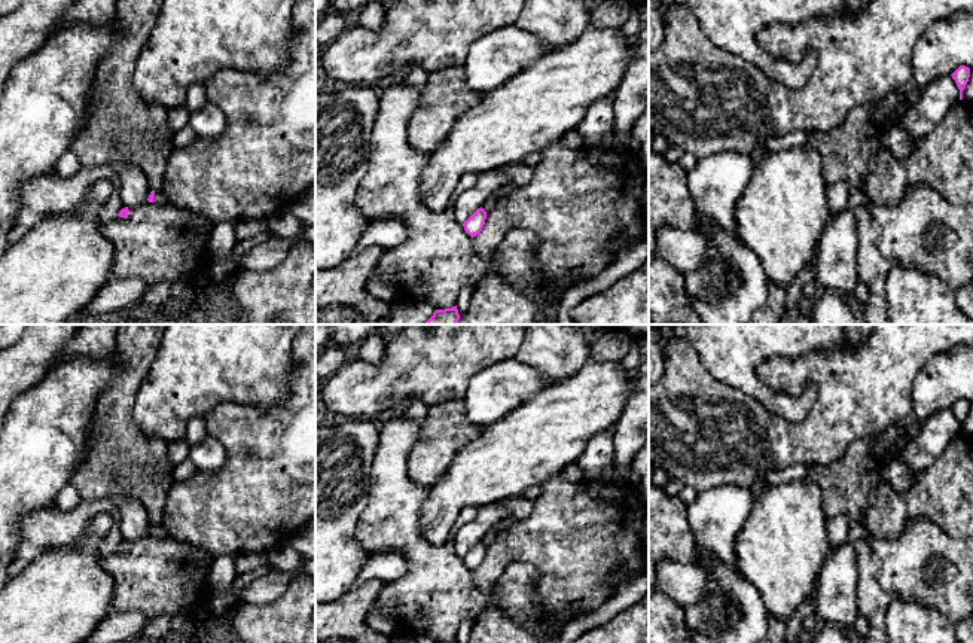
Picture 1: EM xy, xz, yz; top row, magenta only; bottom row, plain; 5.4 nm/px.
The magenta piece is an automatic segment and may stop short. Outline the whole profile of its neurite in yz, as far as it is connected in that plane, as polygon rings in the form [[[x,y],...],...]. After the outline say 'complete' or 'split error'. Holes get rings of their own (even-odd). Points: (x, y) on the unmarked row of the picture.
[[[960,399],[952,408],[952,412],[955,414],[958,423],[960,423],[960,433],[963,433],[963,424],[969,415],[970,411],[970,402],[966,399]]]; complete

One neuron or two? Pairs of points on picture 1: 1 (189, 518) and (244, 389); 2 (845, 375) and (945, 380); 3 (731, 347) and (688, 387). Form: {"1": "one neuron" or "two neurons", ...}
{"1": "two neurons", "2": "two neurons", "3": "two neurons"}

